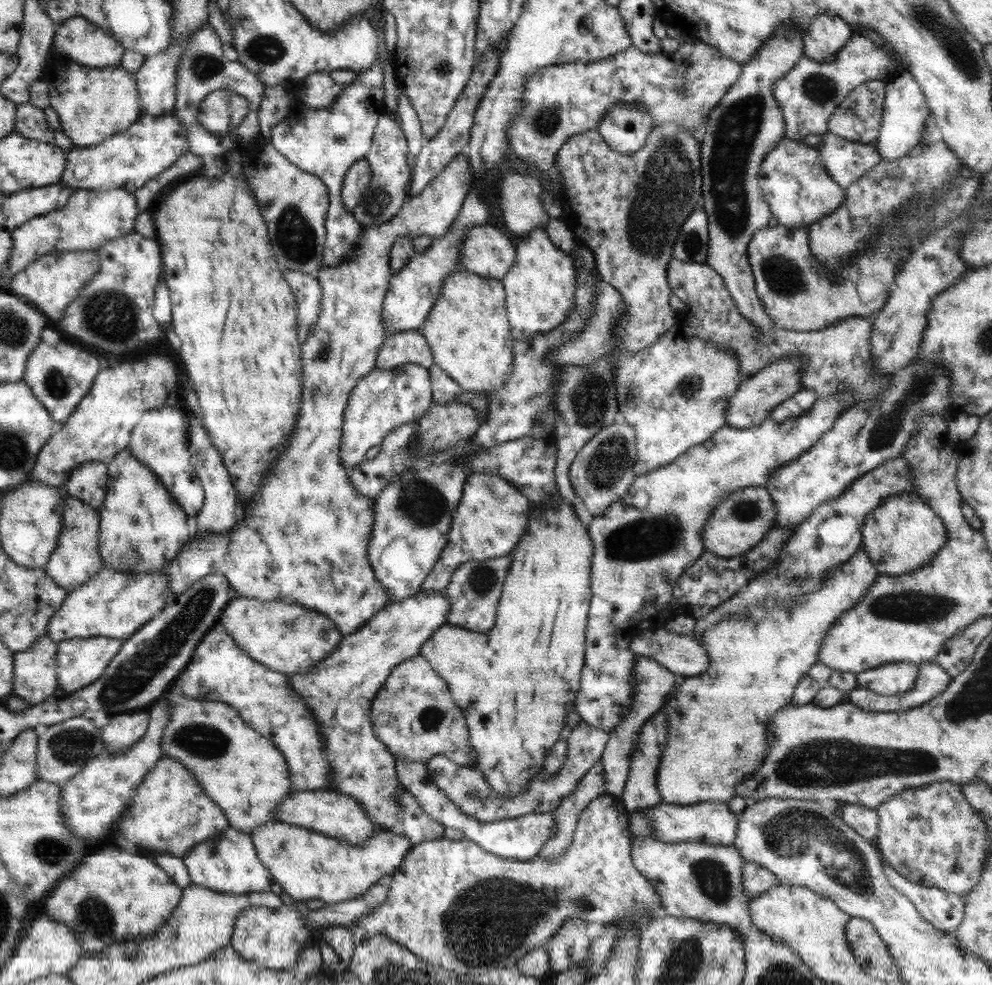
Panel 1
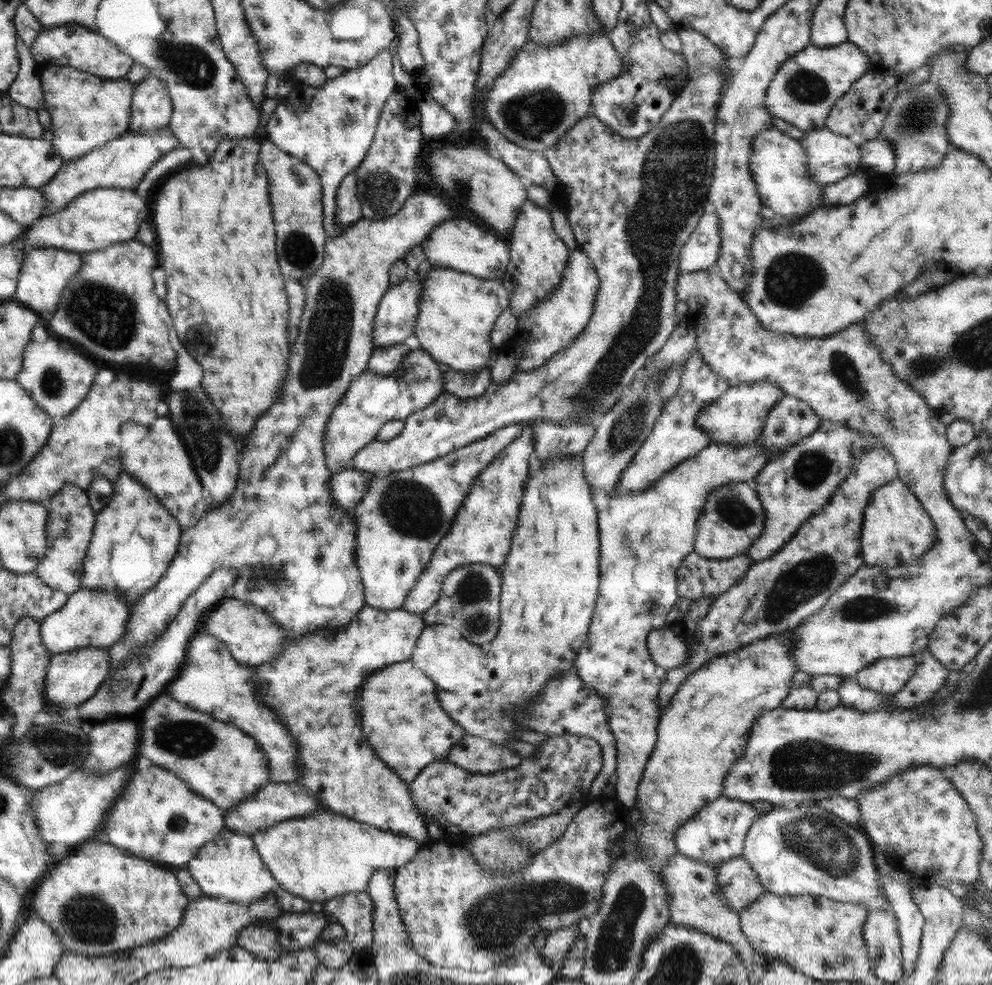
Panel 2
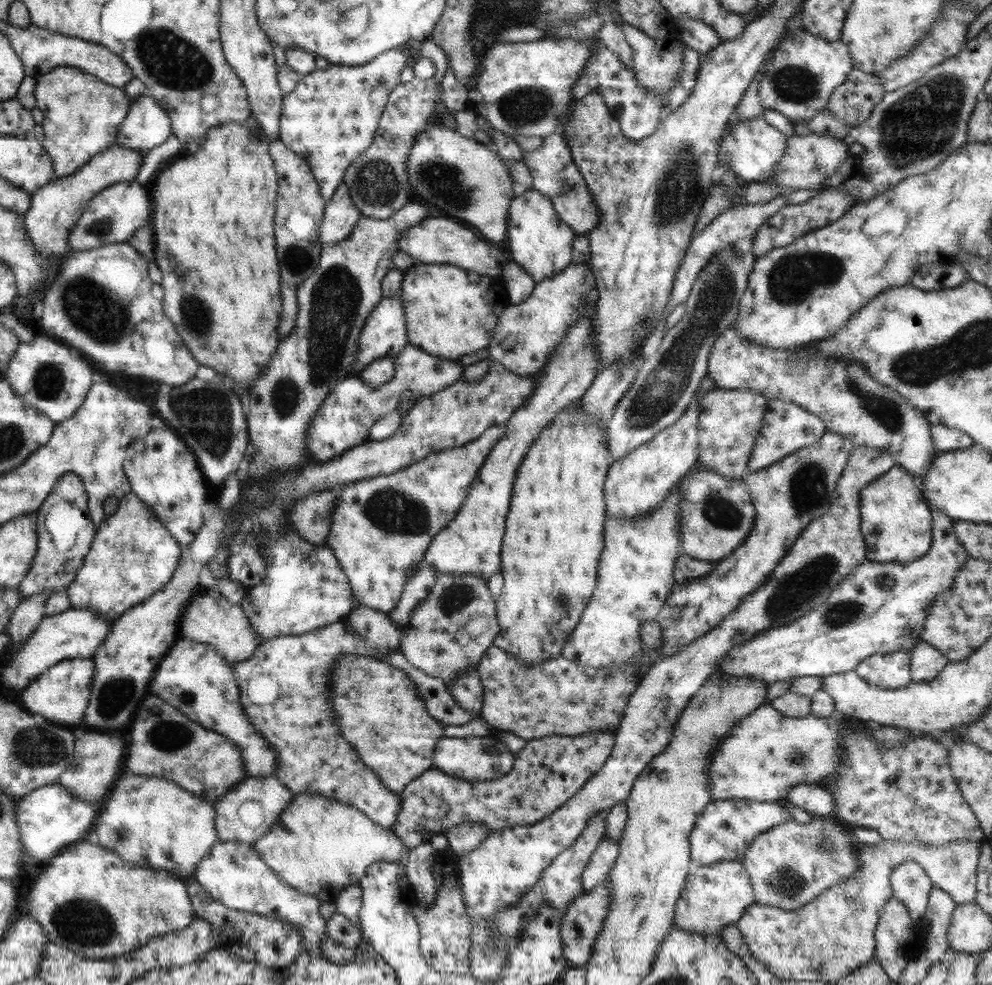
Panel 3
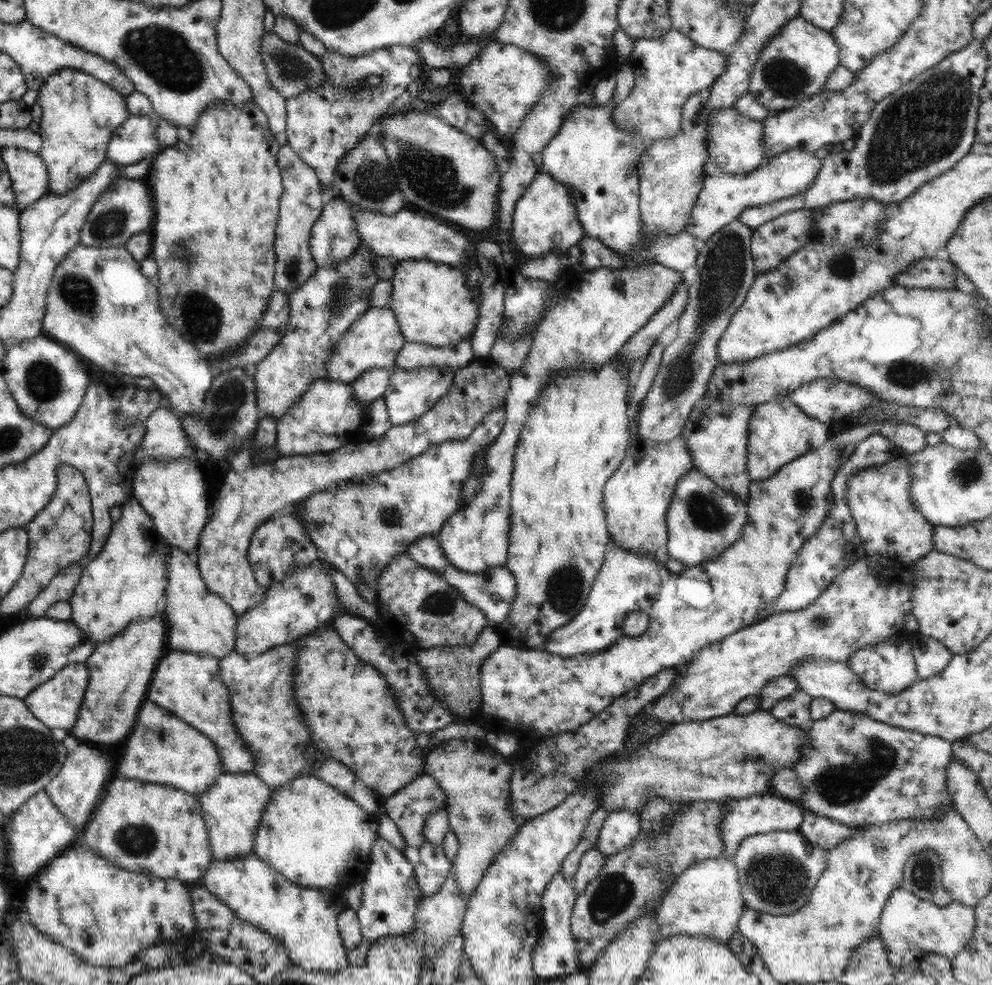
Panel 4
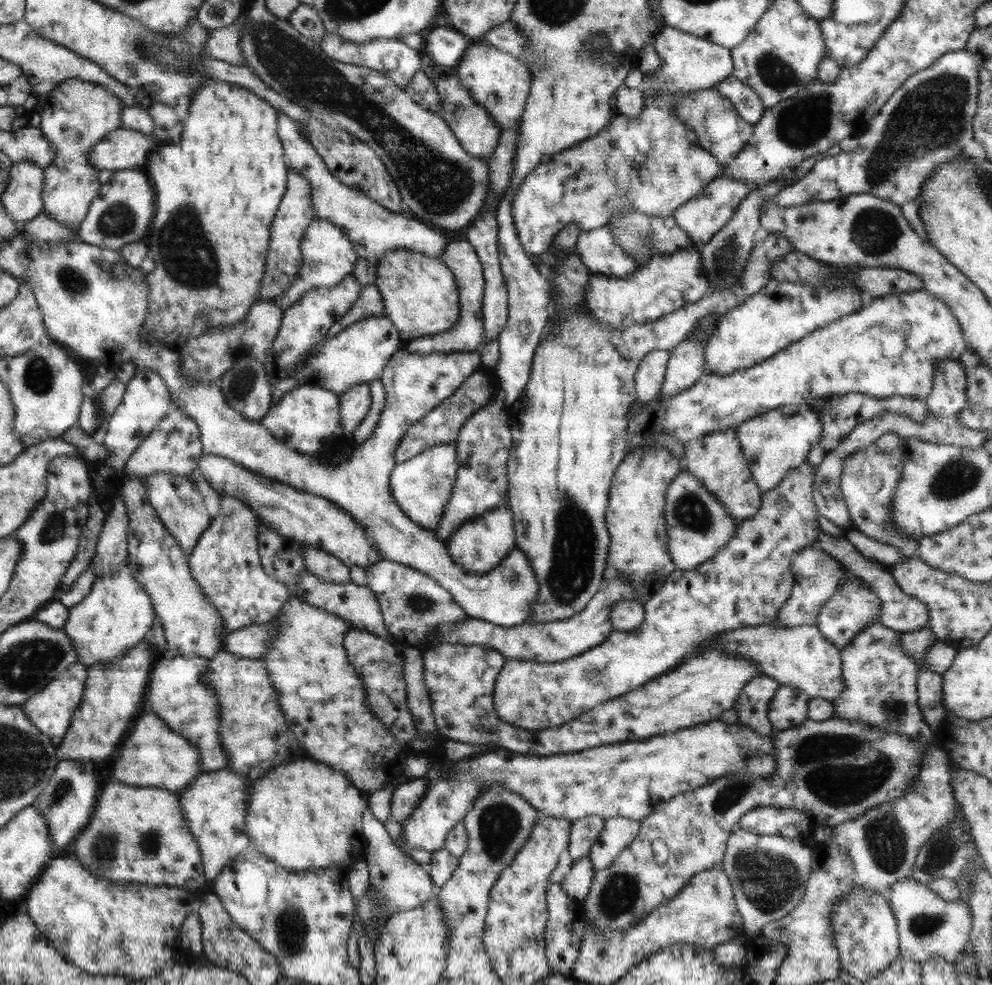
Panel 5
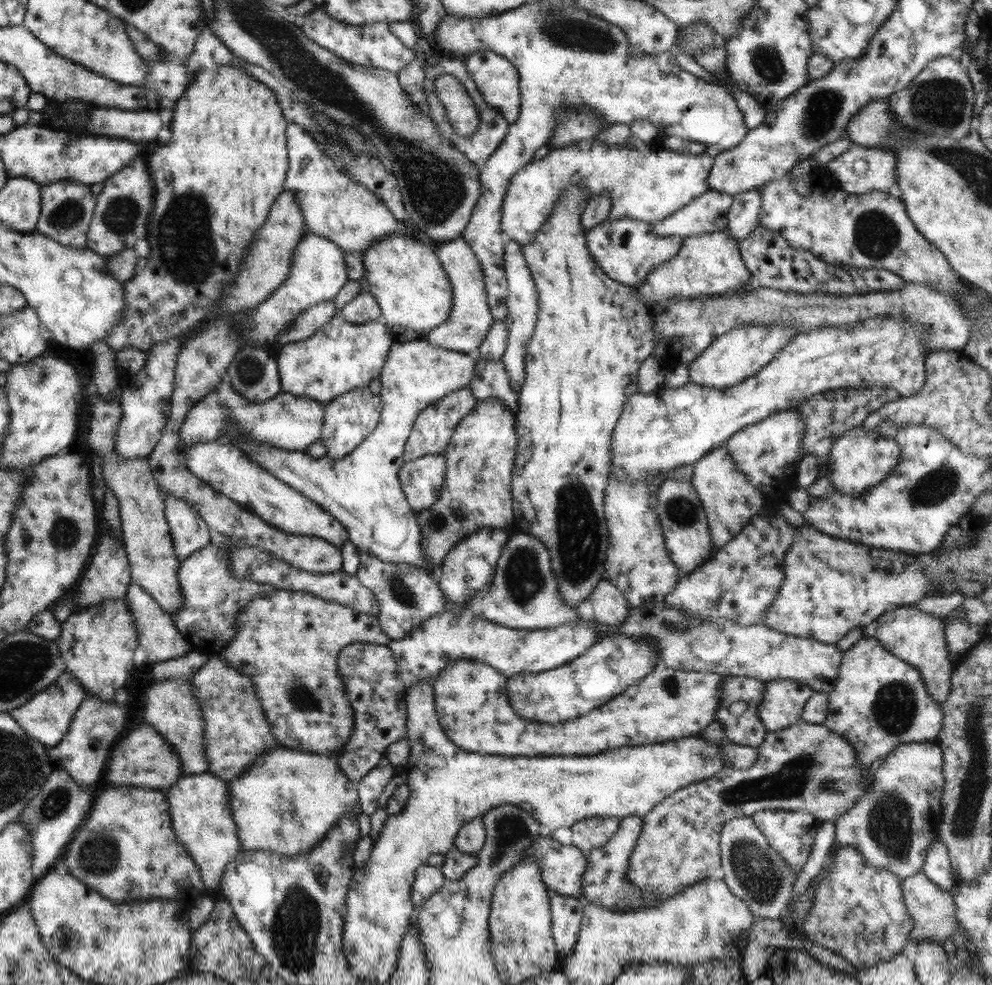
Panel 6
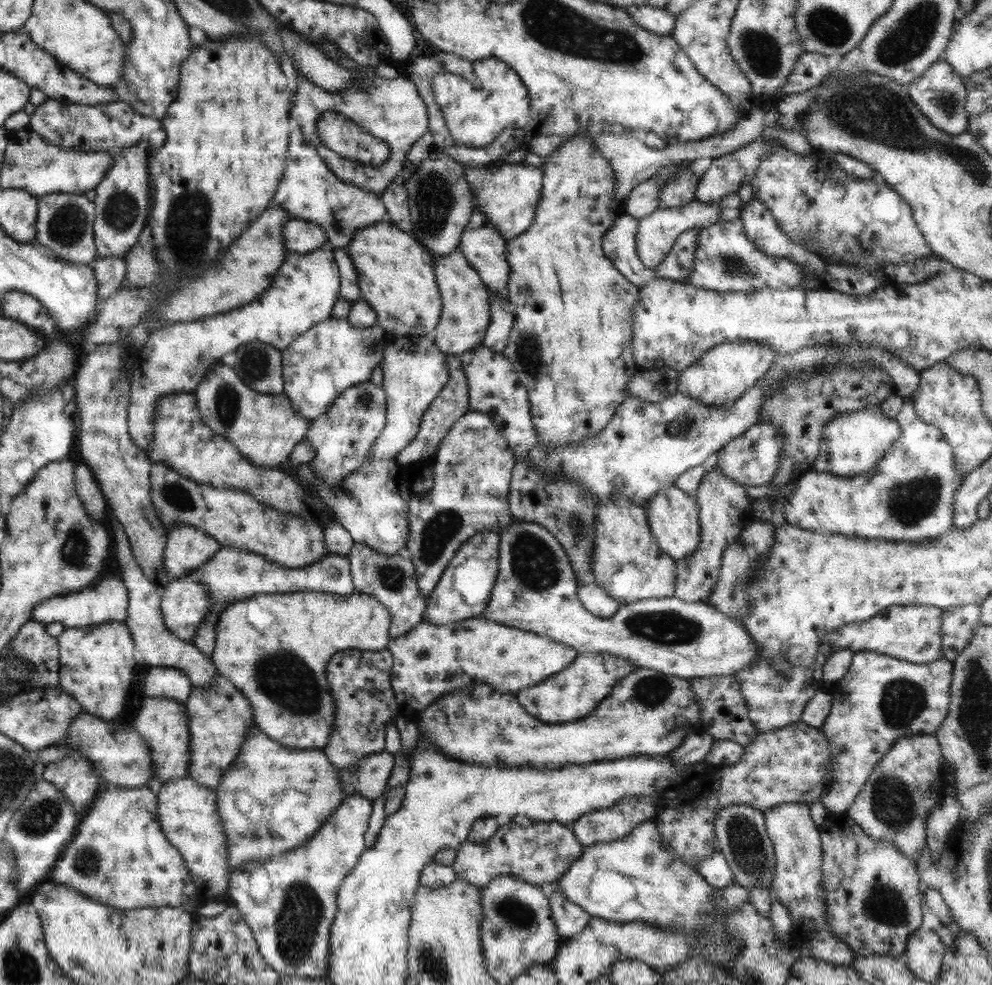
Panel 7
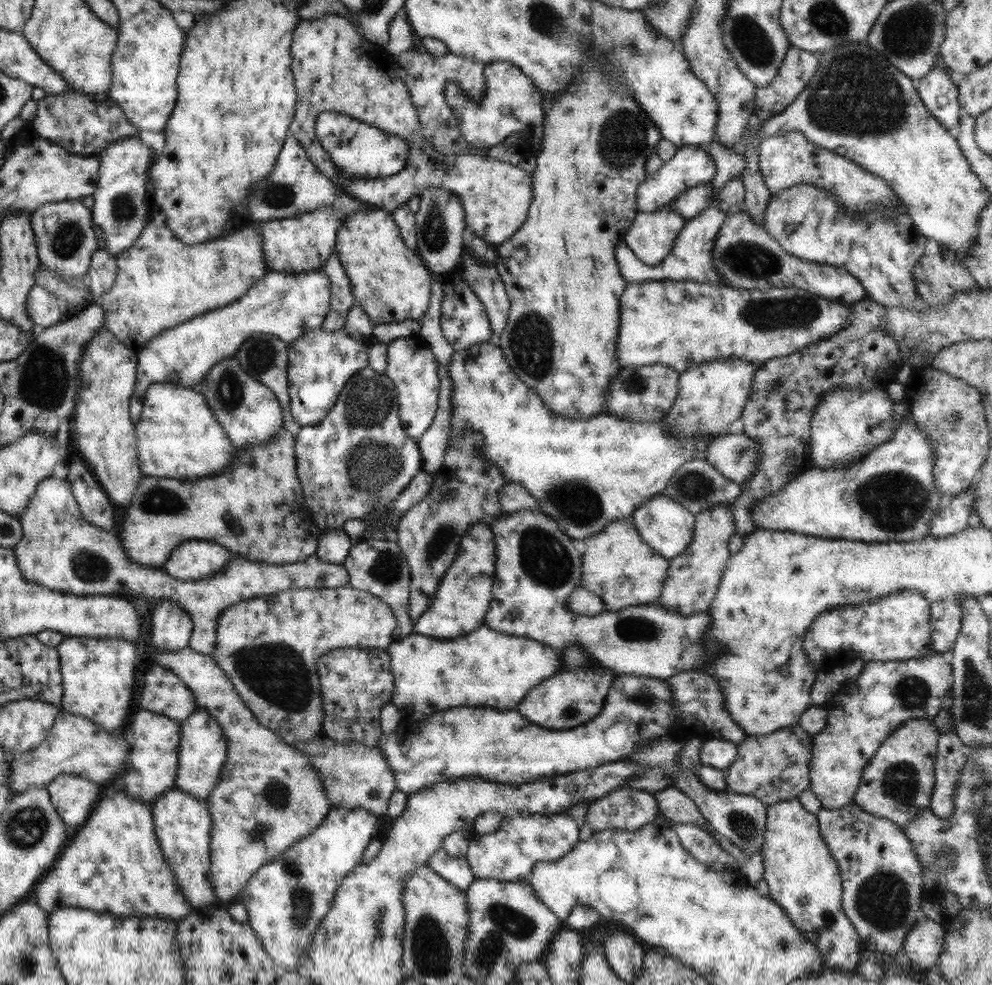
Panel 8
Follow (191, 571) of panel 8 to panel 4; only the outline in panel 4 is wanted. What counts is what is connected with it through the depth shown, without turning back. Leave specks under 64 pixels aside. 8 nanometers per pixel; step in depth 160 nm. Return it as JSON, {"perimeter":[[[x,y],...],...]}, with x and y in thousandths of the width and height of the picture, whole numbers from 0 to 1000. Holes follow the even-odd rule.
{"perimeter":[[[151,465],[135,474],[131,504],[150,523],[158,542],[169,552],[189,561],[200,554],[200,544],[209,528],[214,497],[200,471],[189,466]]]}

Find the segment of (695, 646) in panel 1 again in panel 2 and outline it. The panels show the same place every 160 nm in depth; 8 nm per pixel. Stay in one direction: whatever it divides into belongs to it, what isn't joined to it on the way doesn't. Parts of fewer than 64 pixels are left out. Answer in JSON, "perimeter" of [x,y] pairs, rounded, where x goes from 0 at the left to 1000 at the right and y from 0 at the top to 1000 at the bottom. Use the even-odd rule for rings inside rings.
{"perimeter":[[[670,637],[656,639],[651,646],[651,659],[655,669],[667,681],[692,673],[692,654],[686,645]]]}

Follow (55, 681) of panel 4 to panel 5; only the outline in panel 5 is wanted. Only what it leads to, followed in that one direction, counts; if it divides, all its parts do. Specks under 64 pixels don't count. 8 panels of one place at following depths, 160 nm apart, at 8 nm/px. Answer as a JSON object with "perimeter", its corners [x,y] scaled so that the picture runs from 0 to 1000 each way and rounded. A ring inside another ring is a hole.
{"perimeter":[[[81,671],[75,672],[66,680],[57,683],[54,689],[51,689],[42,699],[39,699],[39,703],[35,703],[23,715],[20,715],[19,719],[42,746],[57,753],[66,745],[71,734],[71,727],[82,714],[86,689],[87,676]]]}

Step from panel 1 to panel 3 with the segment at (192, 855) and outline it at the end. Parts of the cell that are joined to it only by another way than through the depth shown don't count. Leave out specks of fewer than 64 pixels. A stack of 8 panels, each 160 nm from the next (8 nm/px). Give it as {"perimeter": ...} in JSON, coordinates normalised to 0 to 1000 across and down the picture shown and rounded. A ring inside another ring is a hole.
{"perimeter":[[[218,854],[211,861],[209,869],[198,877],[194,889],[215,914],[229,922],[291,936],[291,940],[295,940],[304,950],[304,964],[321,969],[324,951],[329,949],[328,935],[320,924],[324,914],[293,902],[293,898],[273,885],[253,858]]]}

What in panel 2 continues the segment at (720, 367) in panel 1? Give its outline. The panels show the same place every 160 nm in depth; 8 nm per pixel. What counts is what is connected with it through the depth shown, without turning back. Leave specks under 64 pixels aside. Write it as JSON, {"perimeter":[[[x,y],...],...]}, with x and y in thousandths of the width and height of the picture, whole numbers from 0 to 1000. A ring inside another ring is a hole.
{"perimeter":[[[699,354],[686,374],[683,393],[675,405],[669,408],[665,421],[659,426],[657,439],[653,441],[648,451],[640,458],[634,471],[627,477],[623,487],[623,499],[628,497],[635,501],[648,497],[675,475],[712,455],[713,451],[716,451],[715,443],[702,430],[702,421],[709,413],[723,406],[733,393],[733,388],[727,386],[723,380],[719,380],[715,372],[709,368],[704,355]]]}

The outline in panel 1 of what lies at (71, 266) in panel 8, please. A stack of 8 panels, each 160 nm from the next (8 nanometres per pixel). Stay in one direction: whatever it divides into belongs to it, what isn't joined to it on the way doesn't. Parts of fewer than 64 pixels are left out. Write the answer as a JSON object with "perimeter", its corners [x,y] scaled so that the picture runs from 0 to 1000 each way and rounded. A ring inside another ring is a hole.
{"perimeter":[[[53,60],[41,75],[47,86],[48,102],[58,118],[61,134],[76,149],[89,149],[124,134],[141,117],[136,76],[121,65],[94,69],[76,62]]]}

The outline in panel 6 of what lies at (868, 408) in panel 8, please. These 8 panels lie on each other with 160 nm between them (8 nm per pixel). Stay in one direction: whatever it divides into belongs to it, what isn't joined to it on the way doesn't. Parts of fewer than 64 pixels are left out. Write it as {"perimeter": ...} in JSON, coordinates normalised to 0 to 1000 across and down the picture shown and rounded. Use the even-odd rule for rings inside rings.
{"perimeter":[[[867,431],[850,439],[846,446],[840,448],[836,457],[830,472],[834,474],[835,484],[841,495],[854,504],[867,504],[867,502],[872,502],[877,495],[886,491],[902,475],[907,460],[900,446],[888,444],[880,435],[879,437],[870,437]]]}

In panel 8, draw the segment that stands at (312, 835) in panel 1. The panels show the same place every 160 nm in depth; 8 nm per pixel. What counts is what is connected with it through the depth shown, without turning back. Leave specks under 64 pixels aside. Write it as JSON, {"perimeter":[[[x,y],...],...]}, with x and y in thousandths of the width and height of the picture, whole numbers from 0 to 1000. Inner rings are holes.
{"perimeter":[[[186,657],[164,663],[154,661],[150,670],[156,675],[167,678],[182,689],[182,692],[193,702],[198,717],[207,720],[217,730],[228,751],[226,775],[231,776],[231,782],[229,782],[231,786],[229,786],[229,790],[220,790],[213,805],[206,812],[214,839],[211,852],[213,899],[220,914],[218,921],[225,921],[237,916],[237,913],[242,911],[249,892],[260,881],[271,877],[293,857],[300,855],[322,840],[334,821],[332,812],[328,810],[321,784],[313,777],[309,769],[258,732],[254,723],[251,723],[251,720],[243,713],[227,683],[217,674],[212,665],[206,665]],[[237,800],[253,802],[255,816],[253,816],[249,829],[239,826],[237,818],[233,816],[231,808]]]}

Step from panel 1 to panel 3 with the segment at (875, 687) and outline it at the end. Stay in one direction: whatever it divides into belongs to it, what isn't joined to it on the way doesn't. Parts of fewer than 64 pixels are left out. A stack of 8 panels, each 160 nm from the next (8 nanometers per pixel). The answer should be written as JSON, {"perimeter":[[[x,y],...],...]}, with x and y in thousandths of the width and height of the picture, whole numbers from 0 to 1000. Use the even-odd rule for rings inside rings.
{"perimeter":[[[914,660],[879,664],[864,673],[861,681],[874,694],[902,701],[914,696],[917,689],[917,666]]]}

